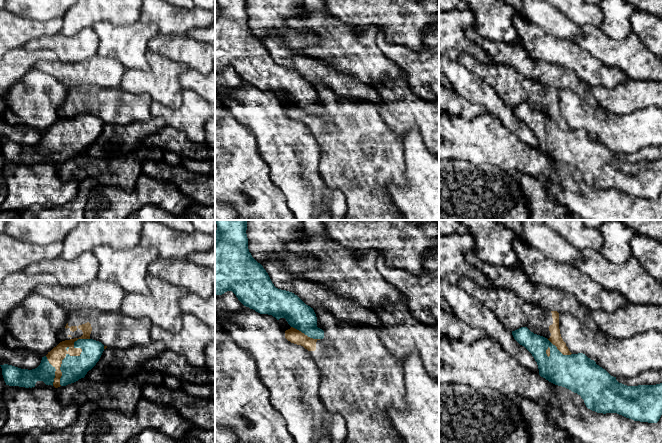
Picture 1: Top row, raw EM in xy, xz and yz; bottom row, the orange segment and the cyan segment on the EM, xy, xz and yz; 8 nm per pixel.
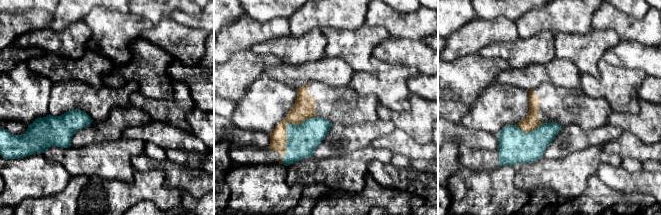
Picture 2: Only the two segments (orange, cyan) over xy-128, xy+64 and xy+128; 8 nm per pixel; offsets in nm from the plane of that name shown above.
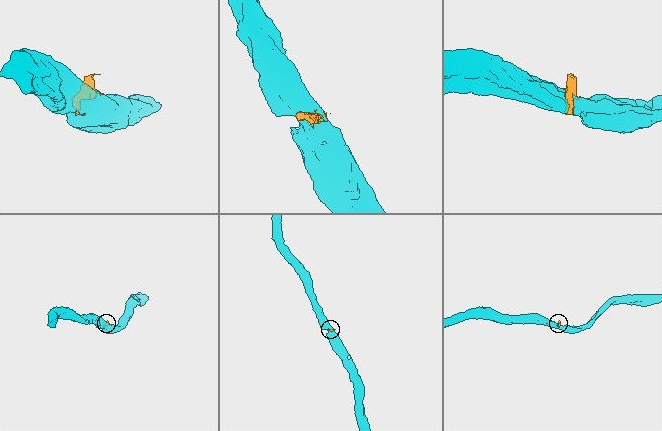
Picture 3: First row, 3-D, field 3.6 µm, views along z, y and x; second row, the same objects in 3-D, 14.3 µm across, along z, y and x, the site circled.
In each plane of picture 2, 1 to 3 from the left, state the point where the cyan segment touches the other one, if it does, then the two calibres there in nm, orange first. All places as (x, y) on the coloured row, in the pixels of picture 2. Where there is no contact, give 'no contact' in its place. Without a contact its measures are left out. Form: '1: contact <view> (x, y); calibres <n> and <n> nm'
1: no contact
2: contact xy+64 (286, 128); calibres 170 and 260 nm
3: contact xy+128 (528, 131); calibres 120 and 280 nm

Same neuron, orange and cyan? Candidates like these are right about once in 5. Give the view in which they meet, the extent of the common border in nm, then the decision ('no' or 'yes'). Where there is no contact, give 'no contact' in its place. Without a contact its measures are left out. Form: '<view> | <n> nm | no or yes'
xy | 440 nm | yes

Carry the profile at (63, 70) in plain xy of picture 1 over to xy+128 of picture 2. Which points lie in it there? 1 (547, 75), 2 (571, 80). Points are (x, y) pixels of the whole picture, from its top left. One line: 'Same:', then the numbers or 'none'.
Same: 1, 2

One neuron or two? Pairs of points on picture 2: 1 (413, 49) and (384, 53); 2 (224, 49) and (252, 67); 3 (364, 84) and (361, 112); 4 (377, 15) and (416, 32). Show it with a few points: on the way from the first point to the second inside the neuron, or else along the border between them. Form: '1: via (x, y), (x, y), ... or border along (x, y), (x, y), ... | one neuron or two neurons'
1: via (406, 51), (391, 51) | one neuron
2: border along (250, 48), (234, 52), (224, 63) | two neurons
3: border along (348, 85), (362, 95), (373, 94), (380, 105) | two neurons
4: via (387, 17), (399, 25), (406, 25) | one neuron

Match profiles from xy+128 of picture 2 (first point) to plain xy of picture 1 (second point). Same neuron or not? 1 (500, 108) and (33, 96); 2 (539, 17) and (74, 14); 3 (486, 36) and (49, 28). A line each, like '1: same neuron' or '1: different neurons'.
1: same neuron
2: same neuron
3: same neuron

